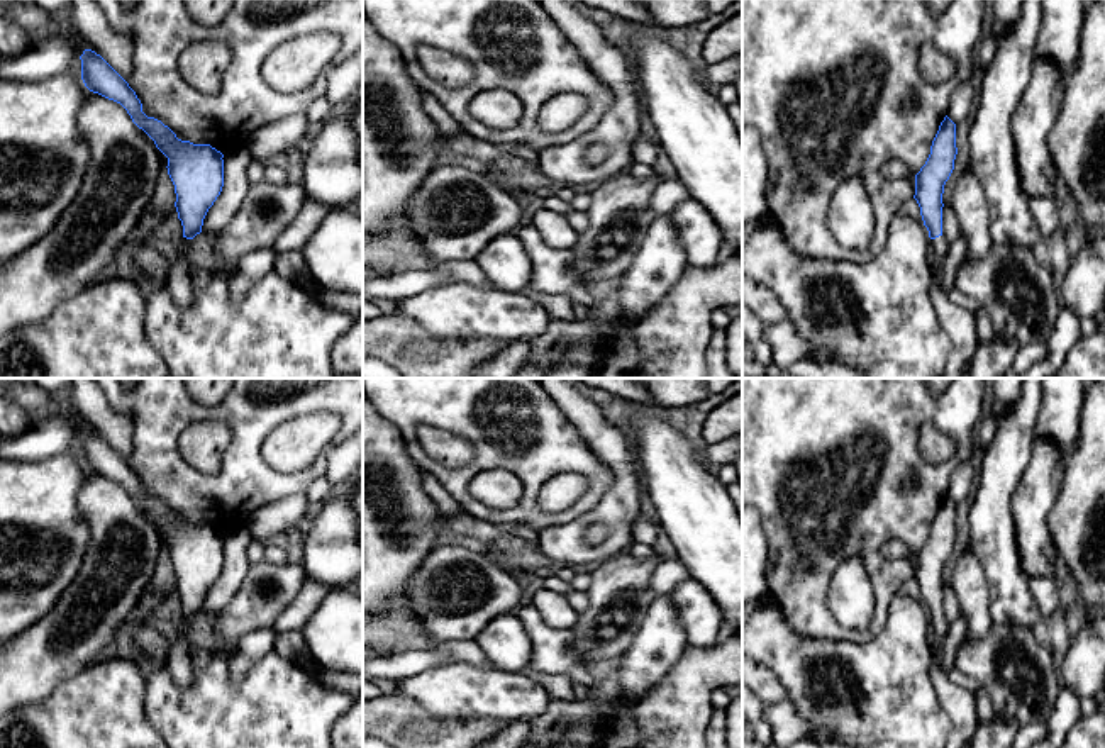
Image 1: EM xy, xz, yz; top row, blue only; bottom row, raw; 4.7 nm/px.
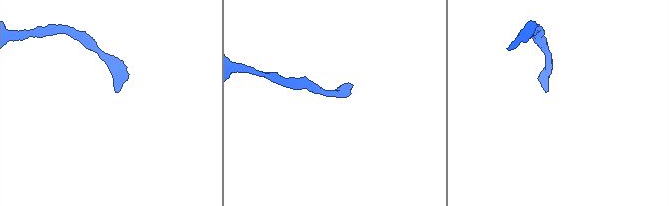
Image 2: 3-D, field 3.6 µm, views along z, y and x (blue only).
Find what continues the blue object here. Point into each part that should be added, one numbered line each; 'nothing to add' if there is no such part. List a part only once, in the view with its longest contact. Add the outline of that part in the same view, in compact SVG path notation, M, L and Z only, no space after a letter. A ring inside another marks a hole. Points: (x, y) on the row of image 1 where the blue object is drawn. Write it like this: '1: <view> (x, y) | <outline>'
1: yz (939, 245) | M939 236L936 239L930 239L930 248L934 251L934 258L936 260L942 260L946 256L946 249L947 249L947 241L944 239L944 236Z

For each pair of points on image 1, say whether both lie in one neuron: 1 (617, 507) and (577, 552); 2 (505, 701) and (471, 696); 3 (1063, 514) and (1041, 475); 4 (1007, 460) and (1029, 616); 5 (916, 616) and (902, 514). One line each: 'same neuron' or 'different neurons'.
1: same neuron
2: same neuron
3: different neurons
4: same neuron
5: different neurons

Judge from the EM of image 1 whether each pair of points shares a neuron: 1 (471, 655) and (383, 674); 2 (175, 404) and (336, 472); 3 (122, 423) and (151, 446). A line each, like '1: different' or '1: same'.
1: same
2: different
3: different

